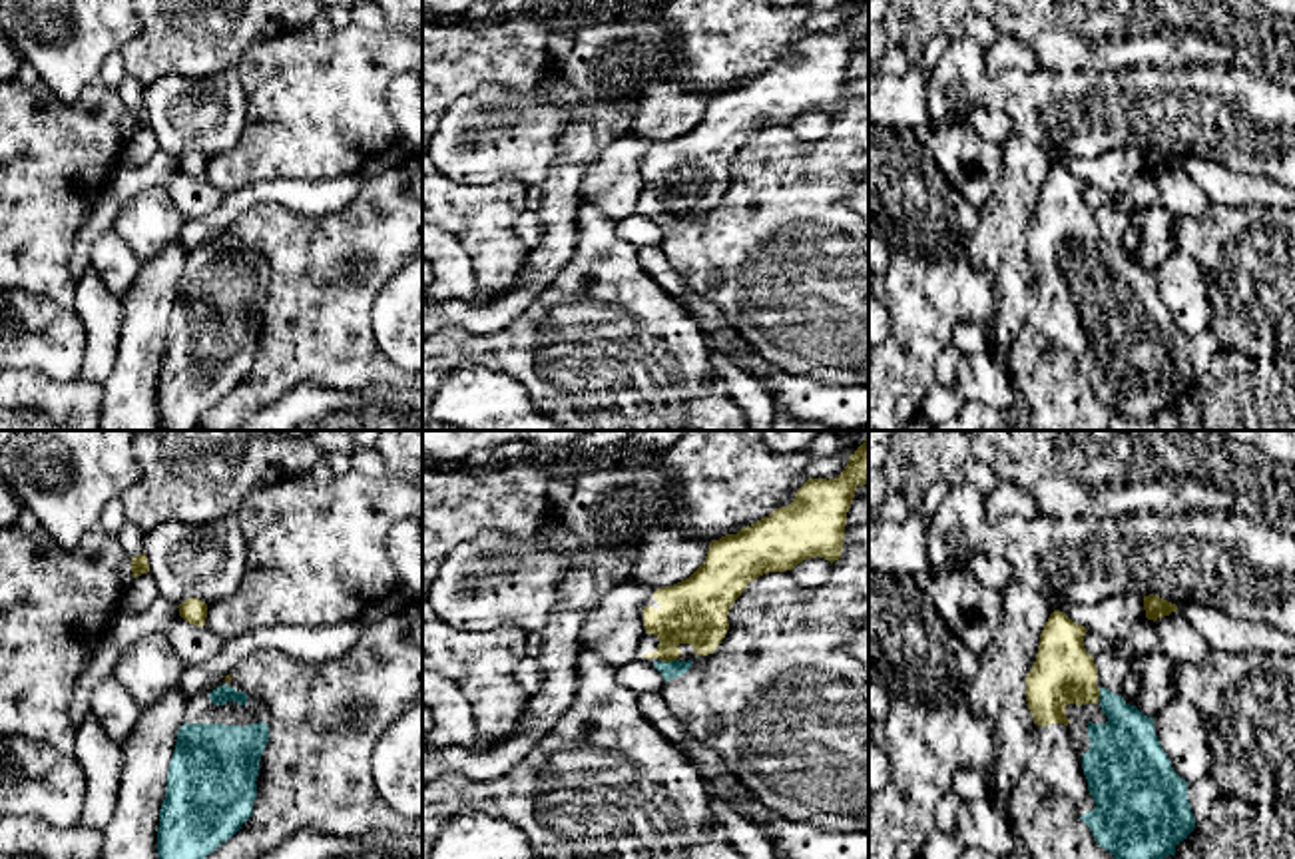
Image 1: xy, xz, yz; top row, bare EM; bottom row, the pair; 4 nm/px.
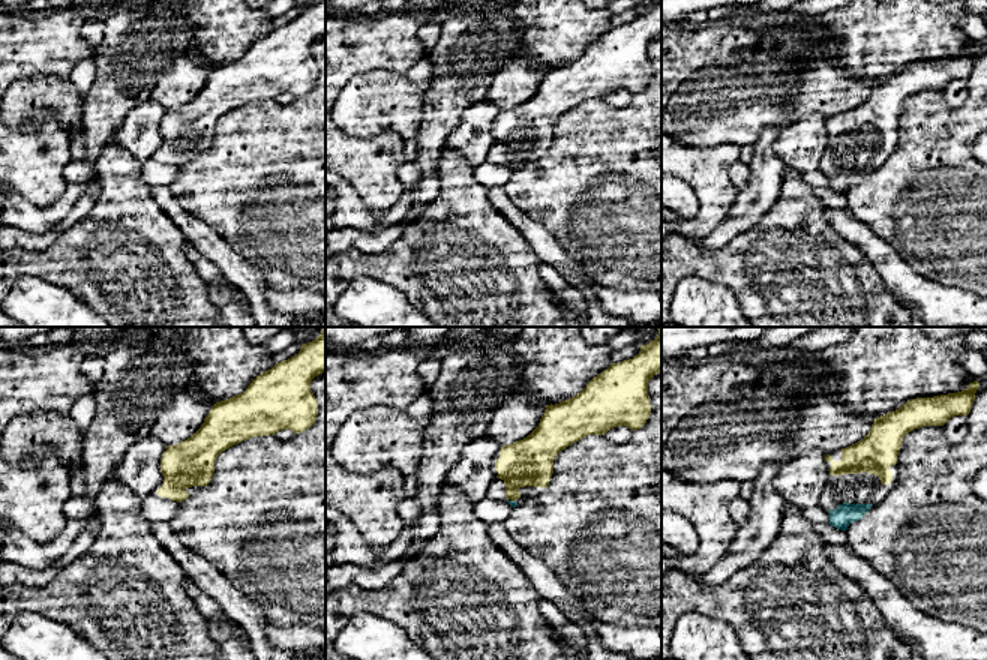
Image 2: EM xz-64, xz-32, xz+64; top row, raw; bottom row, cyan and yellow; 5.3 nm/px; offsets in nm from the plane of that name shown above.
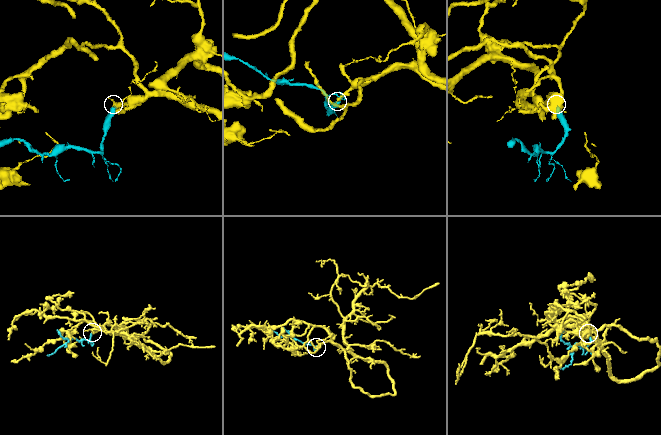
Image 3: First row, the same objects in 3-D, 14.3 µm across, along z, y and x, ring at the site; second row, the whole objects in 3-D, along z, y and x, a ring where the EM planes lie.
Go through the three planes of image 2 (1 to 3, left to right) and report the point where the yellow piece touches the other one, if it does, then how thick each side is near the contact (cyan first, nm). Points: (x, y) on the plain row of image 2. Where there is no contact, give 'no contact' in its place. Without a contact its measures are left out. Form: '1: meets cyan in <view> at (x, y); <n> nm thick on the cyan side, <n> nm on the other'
1: no contact
2: meets cyan in xz-32 at (513, 165); 40 nm thick on the cyan side, 260 nm on the other
3: no contact

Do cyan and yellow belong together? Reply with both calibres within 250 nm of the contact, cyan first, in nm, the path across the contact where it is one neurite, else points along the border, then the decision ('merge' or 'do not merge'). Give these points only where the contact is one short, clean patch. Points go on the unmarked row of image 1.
calibres 70 and 260 nm; way xz (670, 224), (668, 216), (670, 188), (694, 164); merge

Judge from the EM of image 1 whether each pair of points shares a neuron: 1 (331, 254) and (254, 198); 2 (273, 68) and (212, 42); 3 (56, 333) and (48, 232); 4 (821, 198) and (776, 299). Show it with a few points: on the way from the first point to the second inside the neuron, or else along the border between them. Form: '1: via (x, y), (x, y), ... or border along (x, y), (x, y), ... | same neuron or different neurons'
1: border along (307, 214), (258, 204), (230, 226) | different neurons
2: border along (283, 32), (254, 42), (236, 68) | different neurons
3: border along (38, 297), (50, 297), (60, 307) | different neurons
4: via (795, 224), (787, 232), (787, 274) | same neuron

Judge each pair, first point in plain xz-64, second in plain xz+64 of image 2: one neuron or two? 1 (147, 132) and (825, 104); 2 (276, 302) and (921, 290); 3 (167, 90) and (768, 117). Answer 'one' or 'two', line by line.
1: two
2: one
3: one

